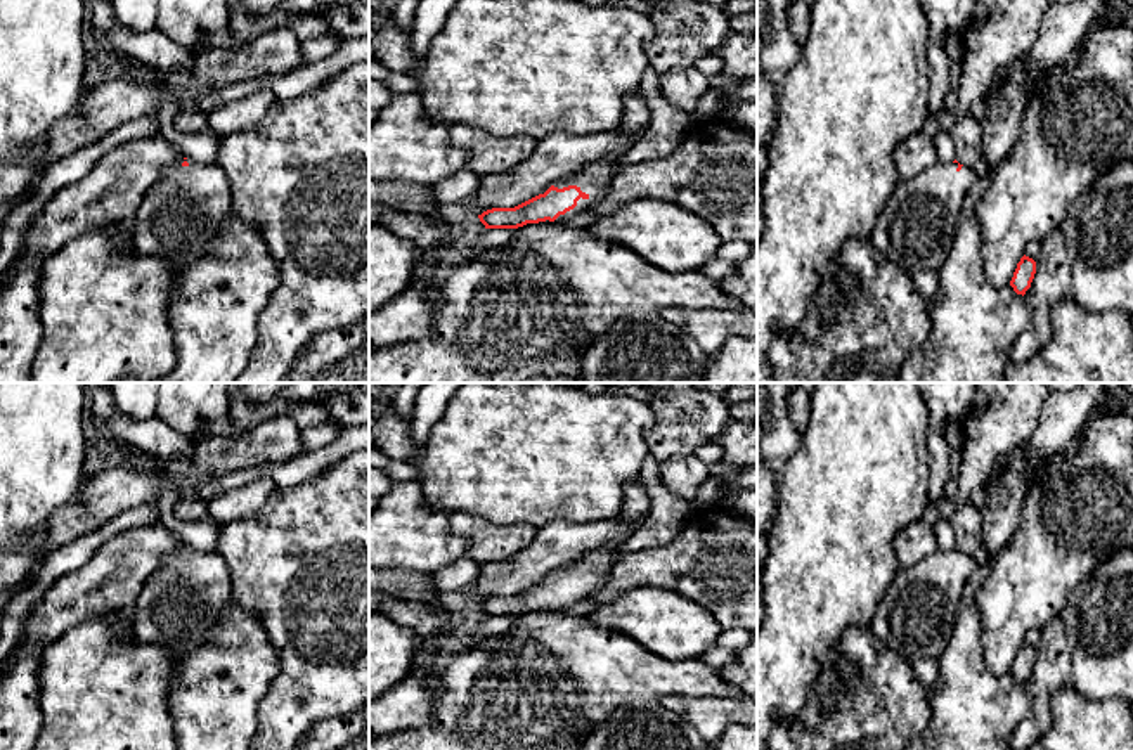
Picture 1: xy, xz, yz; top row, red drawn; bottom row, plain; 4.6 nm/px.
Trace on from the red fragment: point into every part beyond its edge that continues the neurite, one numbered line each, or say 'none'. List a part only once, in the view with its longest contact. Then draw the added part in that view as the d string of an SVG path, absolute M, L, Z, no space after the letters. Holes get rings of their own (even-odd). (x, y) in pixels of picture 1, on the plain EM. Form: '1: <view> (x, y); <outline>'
1: xz (595, 568); M608 544L596 549L592 554L584 556L577 563L570 566L560 568L554 575L563 577L568 573L577 573L582 580L586 580L587 587L579 587L577 594L565 603L560 603L554 611L563 611L566 608L575 606L580 601L591 599L591 596L599 591L610 579L612 566L615 563L615 553L622 544Z

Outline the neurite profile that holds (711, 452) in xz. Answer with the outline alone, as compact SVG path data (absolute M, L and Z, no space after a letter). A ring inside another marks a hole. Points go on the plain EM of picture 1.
M709 442L709 443L698 447L693 456L709 466L714 462L721 462L722 454L724 454L724 450L717 442Z

